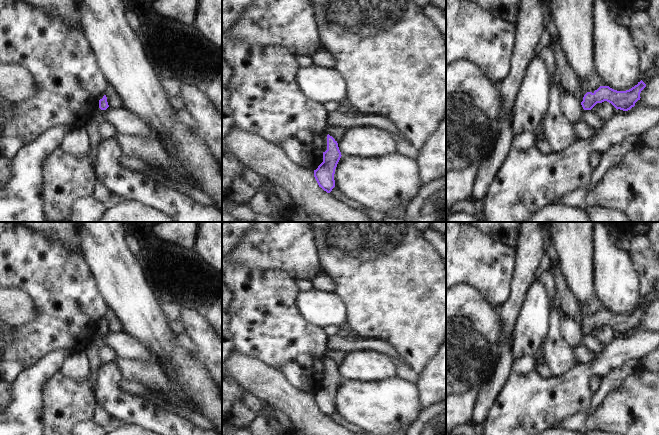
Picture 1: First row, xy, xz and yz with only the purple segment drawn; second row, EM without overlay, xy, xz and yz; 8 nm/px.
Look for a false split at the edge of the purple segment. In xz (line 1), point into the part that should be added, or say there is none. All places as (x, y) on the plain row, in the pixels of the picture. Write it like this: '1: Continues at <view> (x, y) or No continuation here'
1: No continuation here.

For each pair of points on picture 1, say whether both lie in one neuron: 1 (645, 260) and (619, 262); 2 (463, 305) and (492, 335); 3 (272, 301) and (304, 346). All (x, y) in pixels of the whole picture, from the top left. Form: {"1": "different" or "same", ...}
{"1": "different", "2": "same", "3": "same"}

